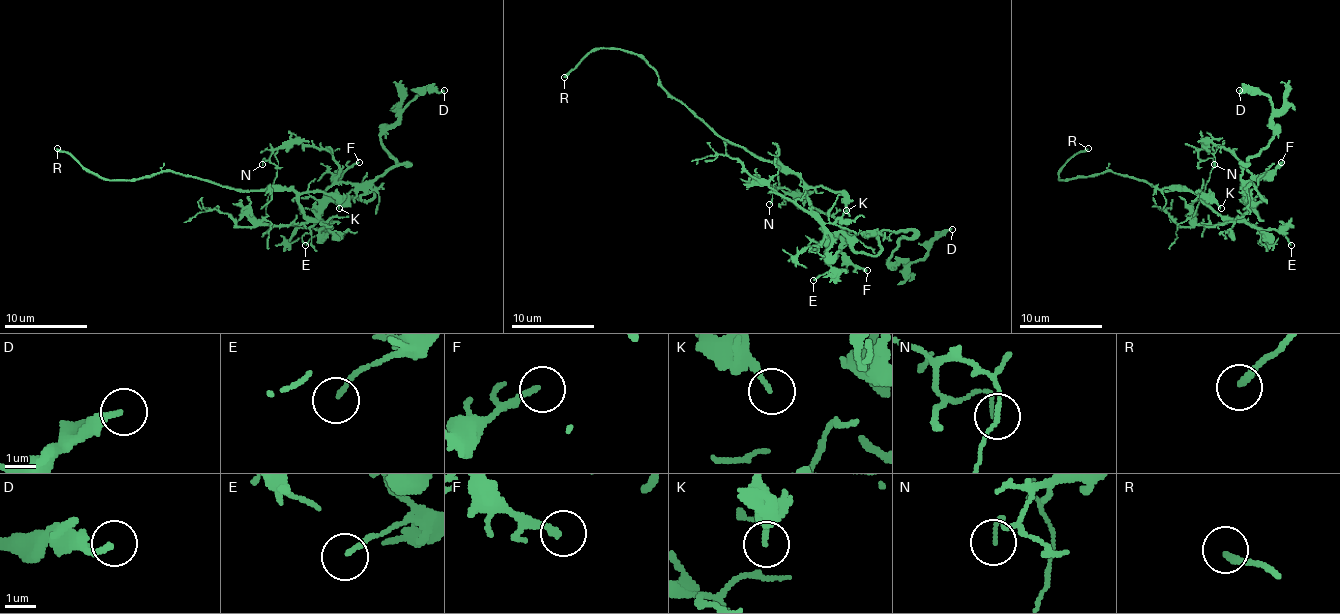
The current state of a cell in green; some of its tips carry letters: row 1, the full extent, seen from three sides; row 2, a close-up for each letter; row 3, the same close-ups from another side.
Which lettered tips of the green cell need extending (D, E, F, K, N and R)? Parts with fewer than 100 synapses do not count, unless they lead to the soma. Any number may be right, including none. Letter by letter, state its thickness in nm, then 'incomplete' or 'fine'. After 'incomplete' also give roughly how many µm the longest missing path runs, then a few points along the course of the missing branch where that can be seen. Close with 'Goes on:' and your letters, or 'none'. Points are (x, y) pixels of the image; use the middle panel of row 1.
D: 200 nm | fine
E: 130 nm | fine
F: 170 nm | fine
K: 190 nm | fine
N: 120 nm | fine
R: 200 nm | incomplete | 10 µm | (564, 77), (531, 104), (521, 104), (513, 113), (506, 106)
Goes on: R

